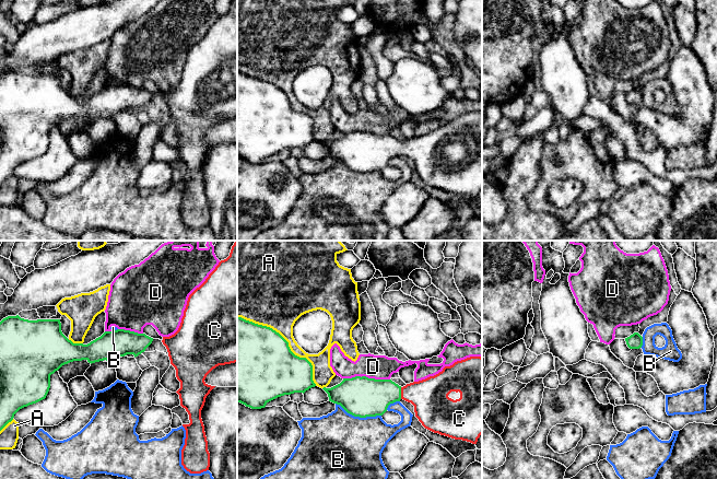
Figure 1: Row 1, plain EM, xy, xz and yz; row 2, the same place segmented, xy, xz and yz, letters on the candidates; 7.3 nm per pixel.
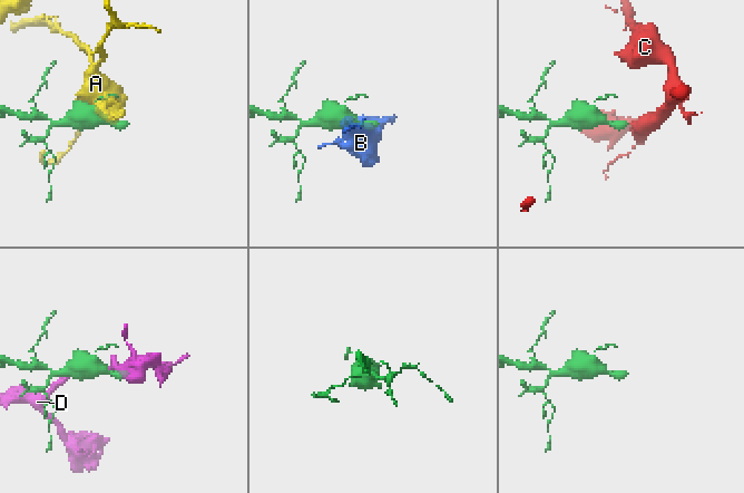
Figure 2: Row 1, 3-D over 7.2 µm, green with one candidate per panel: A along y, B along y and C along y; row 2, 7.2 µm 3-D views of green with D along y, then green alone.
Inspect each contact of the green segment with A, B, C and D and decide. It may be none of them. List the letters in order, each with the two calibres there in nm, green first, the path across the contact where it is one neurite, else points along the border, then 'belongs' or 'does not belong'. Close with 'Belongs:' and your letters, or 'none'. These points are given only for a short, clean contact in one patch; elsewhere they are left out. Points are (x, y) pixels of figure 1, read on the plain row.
A: 480/300 nm | does not belong
B: 300/480 nm | does not belong
C: 280/280 nm | belongs
D: 300/180 nm | does not belong
Belongs: C

